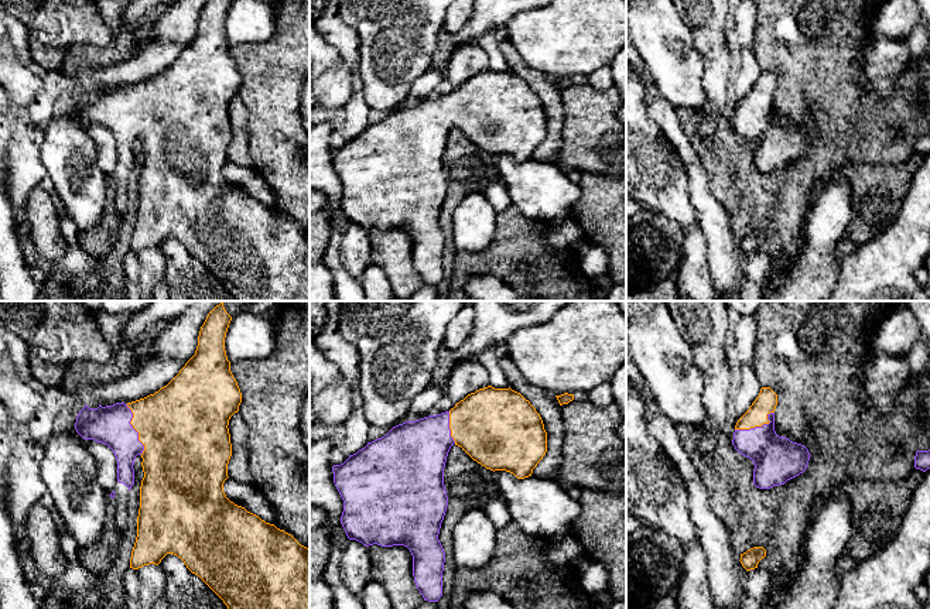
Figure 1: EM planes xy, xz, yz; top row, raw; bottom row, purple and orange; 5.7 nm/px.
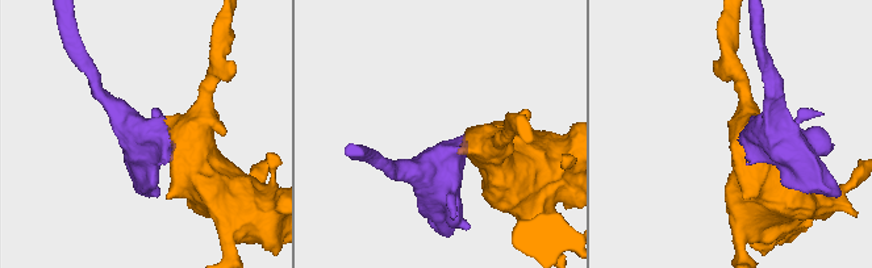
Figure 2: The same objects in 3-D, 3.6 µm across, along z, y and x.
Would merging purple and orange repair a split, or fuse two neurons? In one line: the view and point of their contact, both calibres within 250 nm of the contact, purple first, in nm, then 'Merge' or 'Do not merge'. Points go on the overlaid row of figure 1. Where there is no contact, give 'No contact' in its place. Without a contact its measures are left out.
Touches purple at xy (134, 430). Thickness 220 nm (purple) against 460 nm. Merge

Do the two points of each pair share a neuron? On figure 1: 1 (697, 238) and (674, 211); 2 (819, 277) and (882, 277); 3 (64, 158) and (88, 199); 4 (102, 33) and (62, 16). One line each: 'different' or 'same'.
1: different
2: different
3: same
4: same

